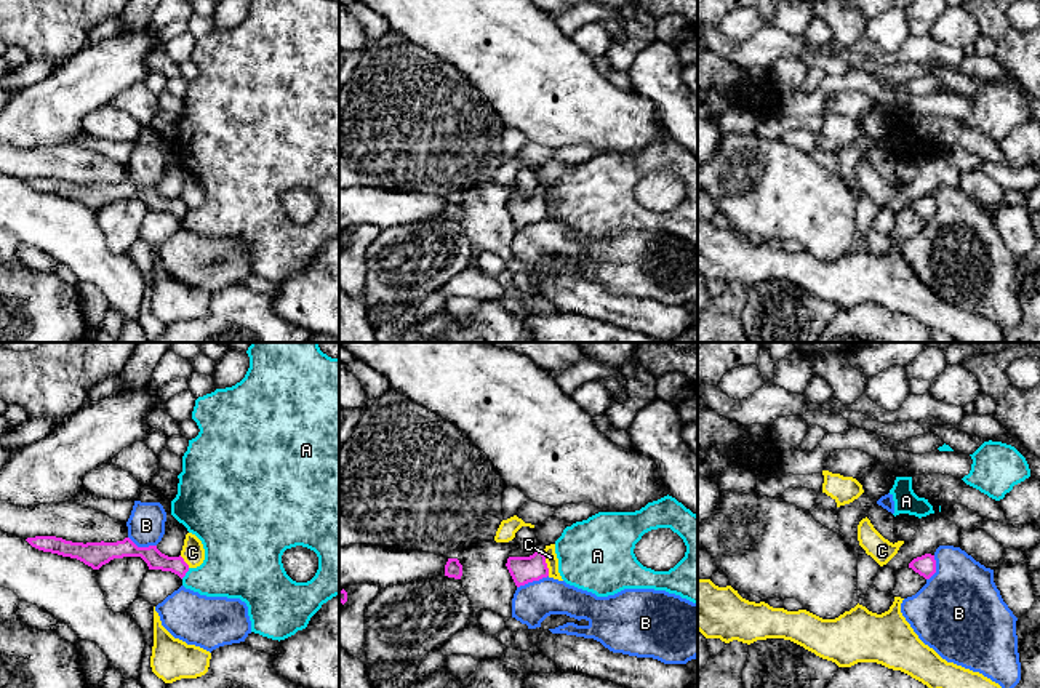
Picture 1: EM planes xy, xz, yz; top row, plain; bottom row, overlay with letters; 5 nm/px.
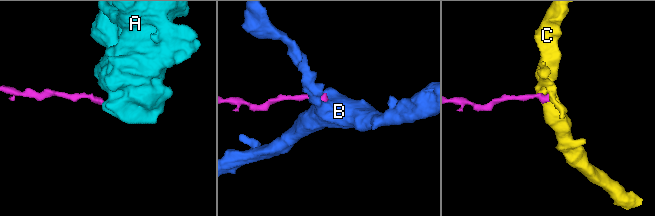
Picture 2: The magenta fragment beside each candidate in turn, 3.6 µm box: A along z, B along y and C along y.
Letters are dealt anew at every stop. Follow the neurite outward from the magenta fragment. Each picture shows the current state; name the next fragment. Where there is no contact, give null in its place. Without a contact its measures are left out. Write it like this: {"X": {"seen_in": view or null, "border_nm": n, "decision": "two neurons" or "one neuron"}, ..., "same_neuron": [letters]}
{"A": {"seen_in": "xy", "border_nm": 70, "decision": "two neurons"}, "B": {"seen_in": "xz", "border_nm": 170, "decision": "two neurons"}, "C": {"seen_in": "xz", "border_nm": 120, "decision": "two neurons"}, "same_neuron": []}

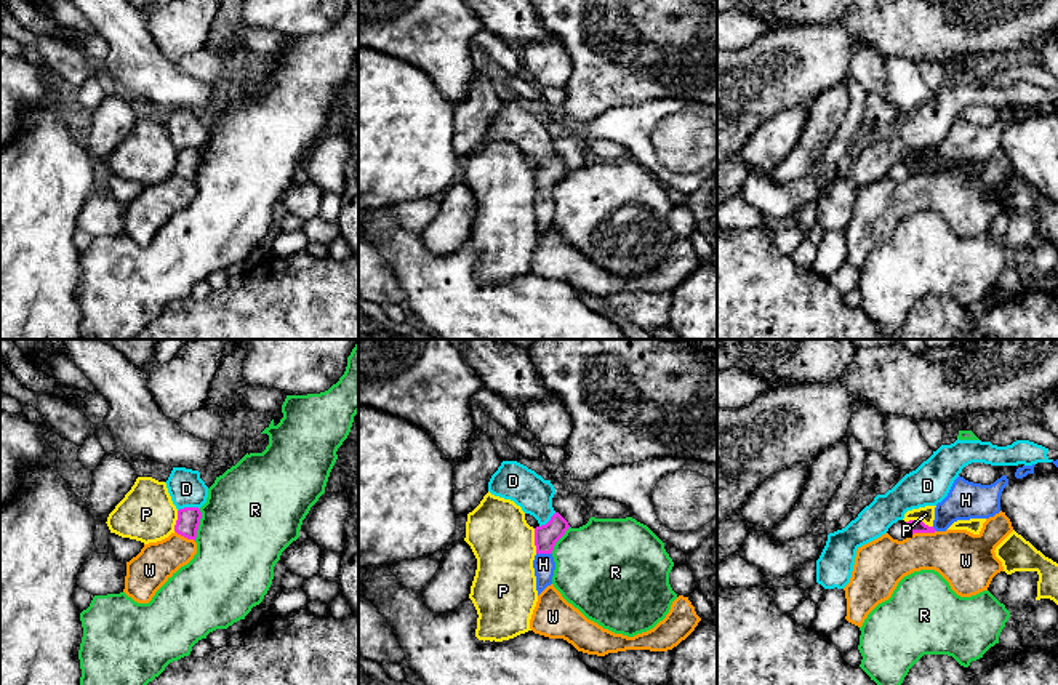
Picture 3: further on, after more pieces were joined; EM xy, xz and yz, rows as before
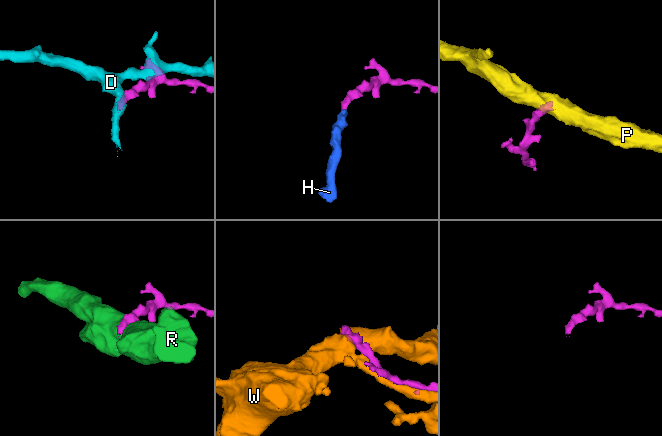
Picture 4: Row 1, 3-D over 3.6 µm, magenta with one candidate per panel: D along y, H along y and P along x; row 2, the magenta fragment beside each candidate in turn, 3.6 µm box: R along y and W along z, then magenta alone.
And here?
{"D": {"seen_in": "xy", "border_nm": 110, "decision": "two neurons"}, "H": {"seen_in": "xz", "border_nm": 80, "decision": "one neuron"}, "P": {"seen_in": "yz", "border_nm": 140, "decision": "two neurons"}, "R": {"seen_in": "xy", "border_nm": 160, "decision": "two neurons"}, "W": {"seen_in": "yz", "border_nm": 130, "decision": "two neurons"}, "same_neuron": ["H"]}

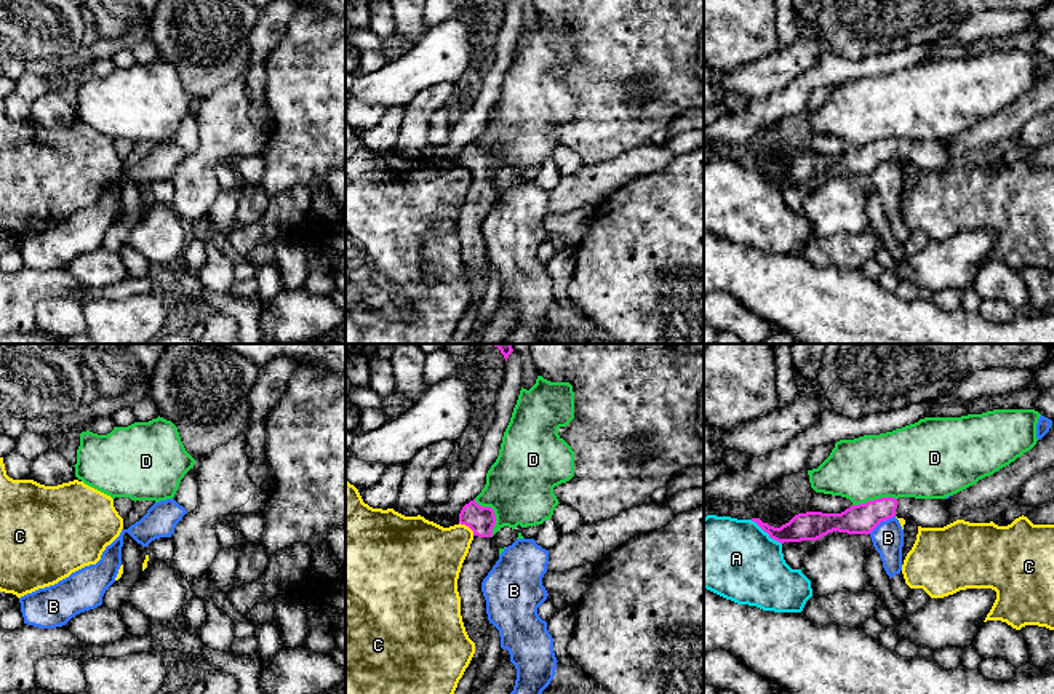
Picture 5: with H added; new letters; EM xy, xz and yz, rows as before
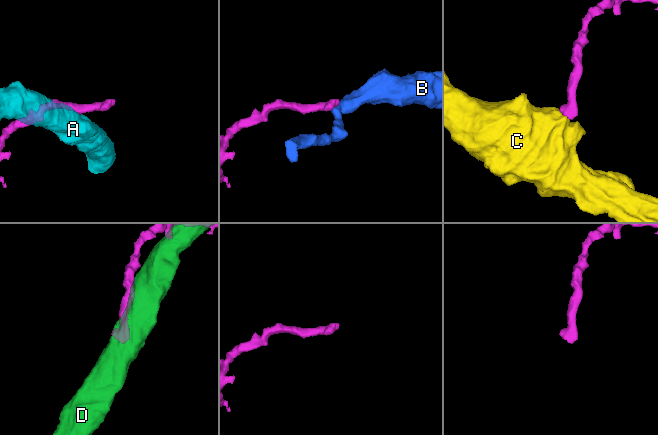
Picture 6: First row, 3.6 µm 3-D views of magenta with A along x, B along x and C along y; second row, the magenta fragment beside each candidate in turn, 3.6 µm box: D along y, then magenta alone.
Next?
{"A": {"seen_in": "yz", "border_nm": 200, "decision": "two neurons"}, "B": {"seen_in": "yz", "border_nm": 160, "decision": "two neurons"}, "C": {"seen_in": "xz", "border_nm": 100, "decision": "two neurons"}, "D": {"seen_in": "xz", "border_nm": 220, "decision": "two neurons"}, "same_neuron": []}

